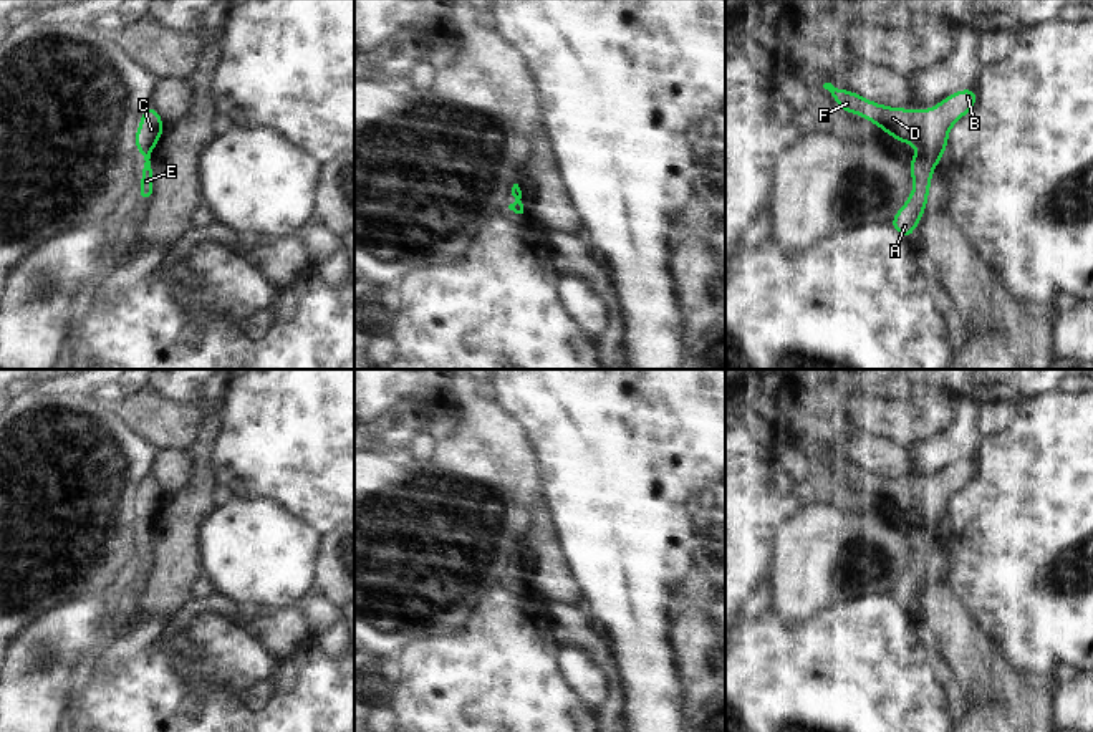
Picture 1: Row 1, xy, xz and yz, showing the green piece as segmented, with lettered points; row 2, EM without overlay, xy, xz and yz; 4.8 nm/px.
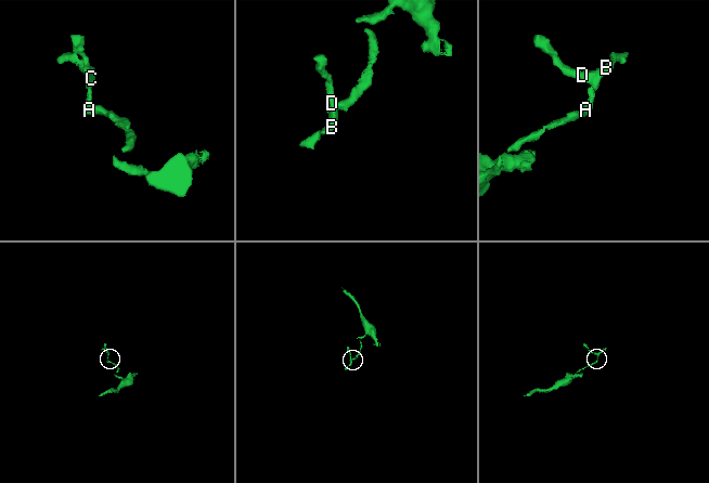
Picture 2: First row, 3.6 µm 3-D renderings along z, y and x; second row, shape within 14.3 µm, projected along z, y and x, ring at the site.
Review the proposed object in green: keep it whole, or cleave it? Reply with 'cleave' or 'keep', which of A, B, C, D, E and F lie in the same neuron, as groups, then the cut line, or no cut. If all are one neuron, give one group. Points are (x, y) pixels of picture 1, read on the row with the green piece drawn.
keep; groups A B C D E F; cut none

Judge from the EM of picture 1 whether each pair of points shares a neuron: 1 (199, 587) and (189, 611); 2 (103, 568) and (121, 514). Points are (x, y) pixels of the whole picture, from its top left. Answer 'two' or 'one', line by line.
1: two
2: one

